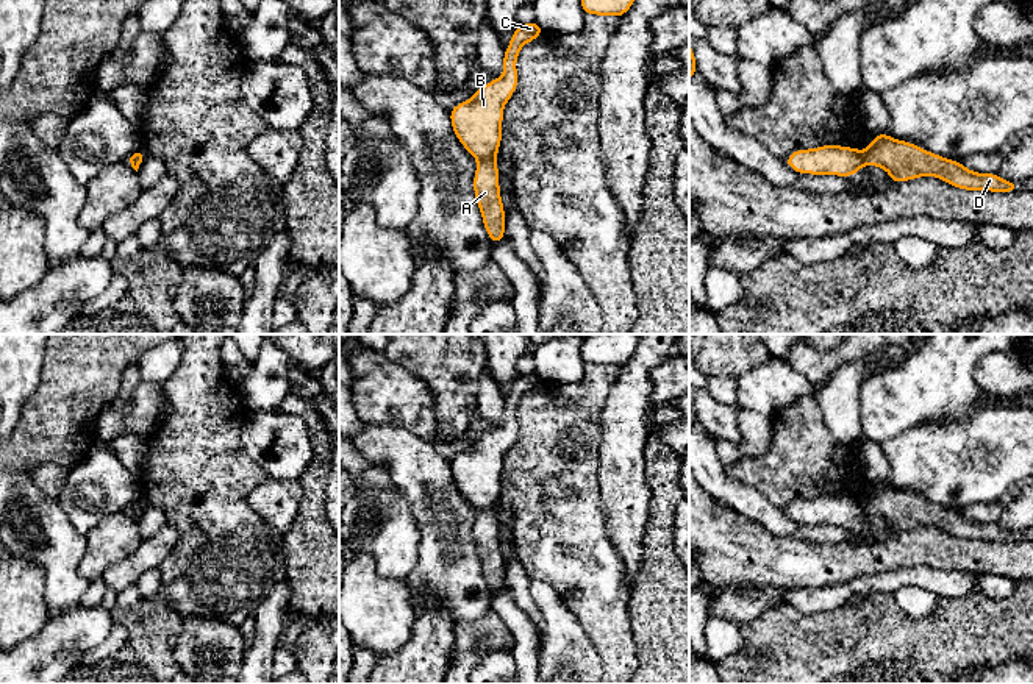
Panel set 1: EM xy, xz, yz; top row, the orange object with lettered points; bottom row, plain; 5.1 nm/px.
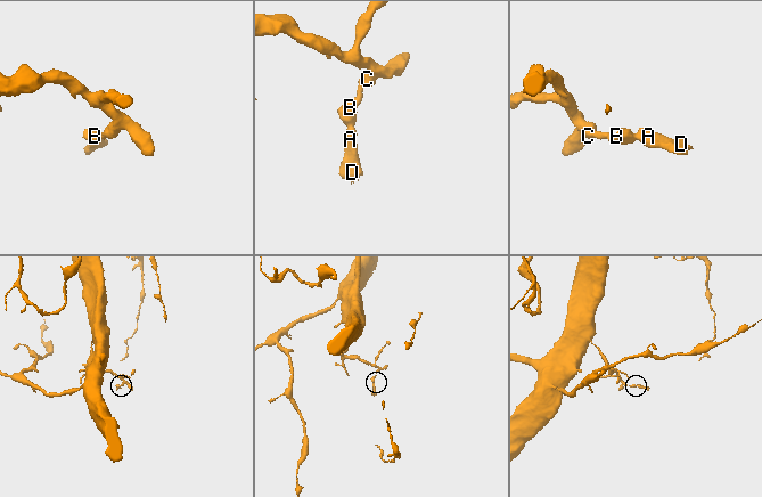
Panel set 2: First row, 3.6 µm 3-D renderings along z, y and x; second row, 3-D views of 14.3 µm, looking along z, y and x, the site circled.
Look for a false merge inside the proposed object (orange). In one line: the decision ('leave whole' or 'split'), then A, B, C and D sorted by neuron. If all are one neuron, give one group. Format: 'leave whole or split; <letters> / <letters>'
split; A D / B C

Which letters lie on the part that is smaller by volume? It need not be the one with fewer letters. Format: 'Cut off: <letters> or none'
Cut off: A, D

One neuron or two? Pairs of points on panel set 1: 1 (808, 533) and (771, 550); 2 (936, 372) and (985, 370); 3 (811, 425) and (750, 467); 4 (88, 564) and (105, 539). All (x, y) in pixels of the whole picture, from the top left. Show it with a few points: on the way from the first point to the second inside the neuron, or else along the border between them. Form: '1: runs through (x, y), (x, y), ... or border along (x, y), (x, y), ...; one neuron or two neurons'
1: border along (763, 525), (780, 536), (833, 544); two neurons
2: border along (1005, 350), (986, 352), (974, 369), (997, 397); two neurons
3: runs through (796, 441), (766, 467); one neuron
4: runs through (94, 558), (105, 545); one neuron

